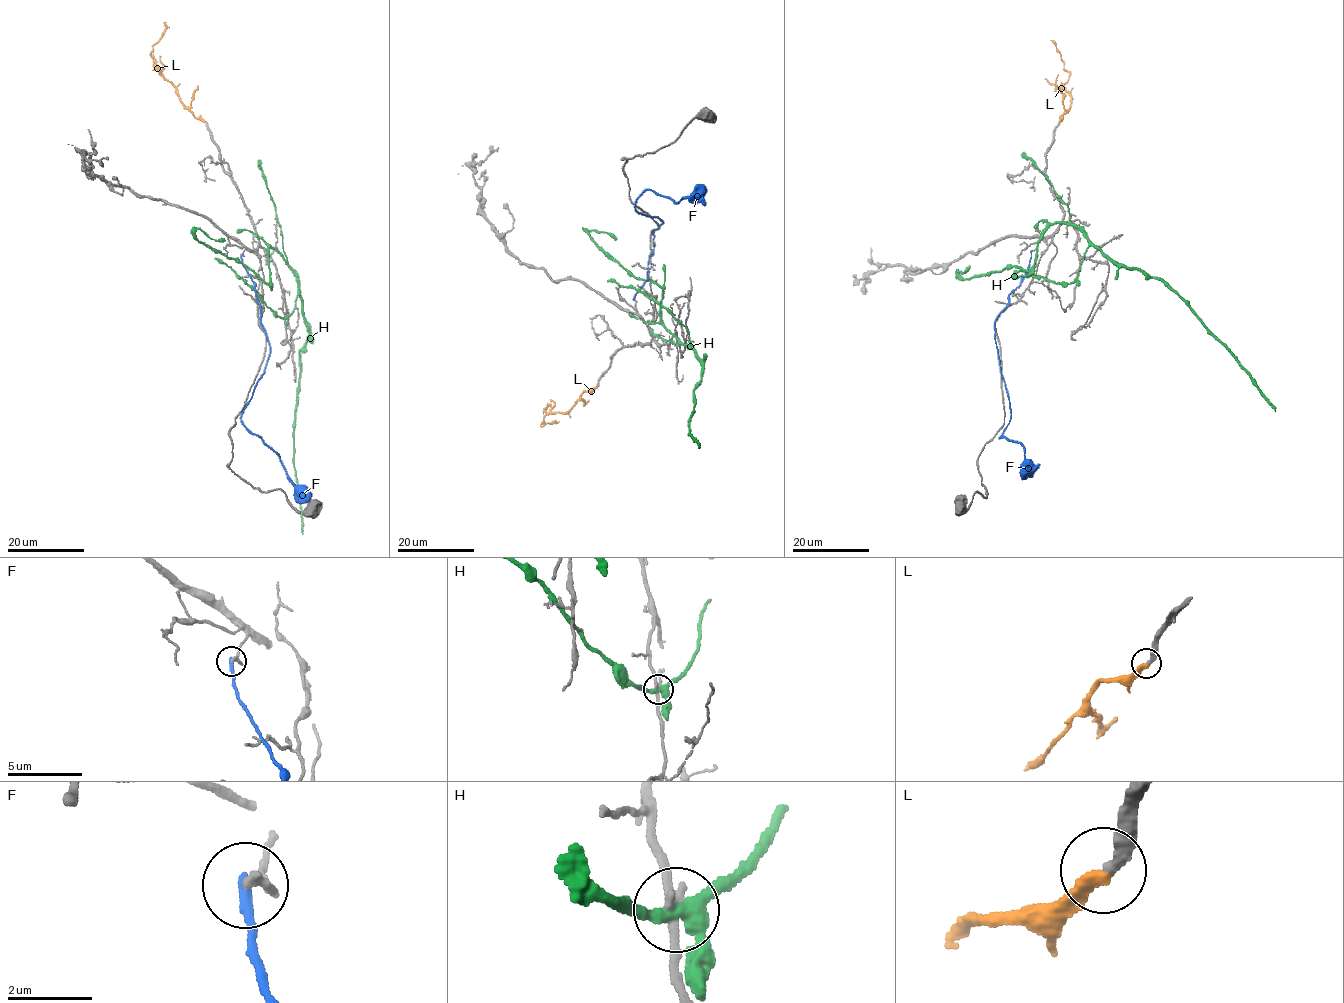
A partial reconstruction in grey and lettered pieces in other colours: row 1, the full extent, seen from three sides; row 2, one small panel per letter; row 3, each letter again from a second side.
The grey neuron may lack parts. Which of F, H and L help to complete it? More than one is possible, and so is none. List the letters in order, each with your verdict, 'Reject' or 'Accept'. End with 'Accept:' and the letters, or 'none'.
F: Reject
H: Reject
L: Accept
Accept: L

